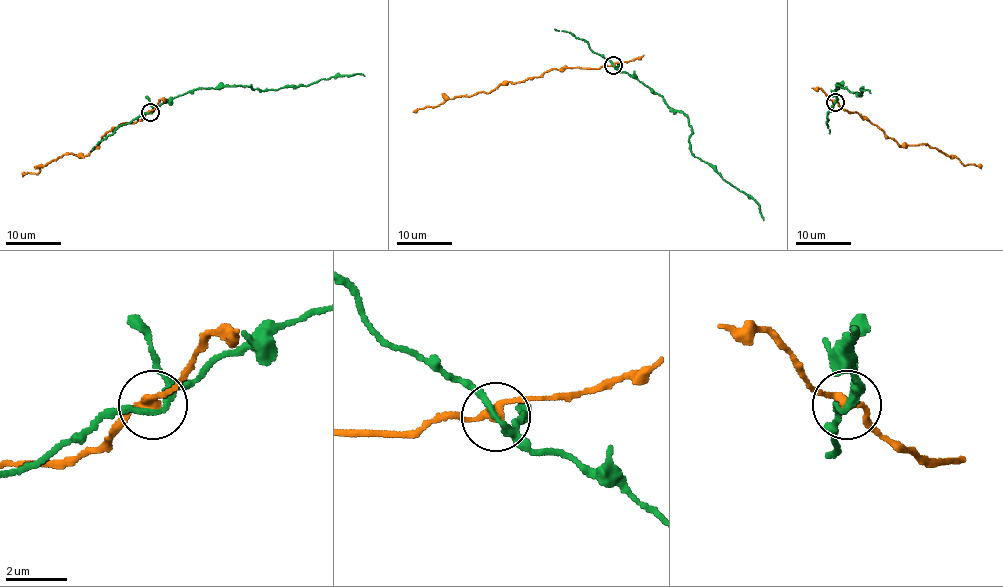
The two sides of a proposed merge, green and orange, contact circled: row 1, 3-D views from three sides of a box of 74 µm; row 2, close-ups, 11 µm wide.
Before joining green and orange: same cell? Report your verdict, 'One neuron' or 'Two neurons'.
Two neurons

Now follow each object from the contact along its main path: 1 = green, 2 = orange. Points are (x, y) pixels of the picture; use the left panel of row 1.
1: (149, 112), (177, 96), (198, 89), (228, 86), (270, 90), (307, 86), (321, 79), (365, 75)
2: (149, 112), (135, 122), (112, 127), (83, 156), (62, 154), (41, 164), (37, 174), (22, 176)

